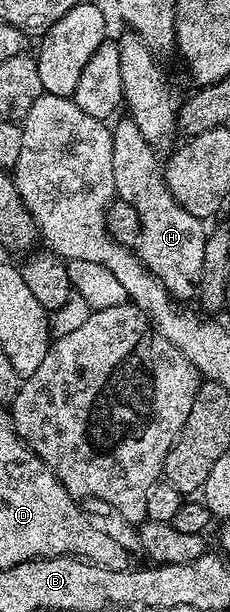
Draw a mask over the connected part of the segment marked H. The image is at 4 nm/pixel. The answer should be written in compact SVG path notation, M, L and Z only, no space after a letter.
M123 118L113 125L114 149L112 150L112 174L117 199L128 202L140 214L140 238L136 255L149 272L160 281L175 301L186 302L195 295L201 278L207 229L184 206L172 198L166 185L166 174L159 153L144 142L144 134L136 122Z

